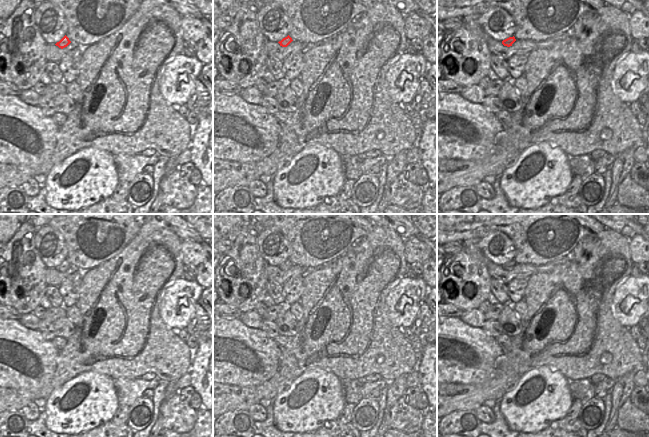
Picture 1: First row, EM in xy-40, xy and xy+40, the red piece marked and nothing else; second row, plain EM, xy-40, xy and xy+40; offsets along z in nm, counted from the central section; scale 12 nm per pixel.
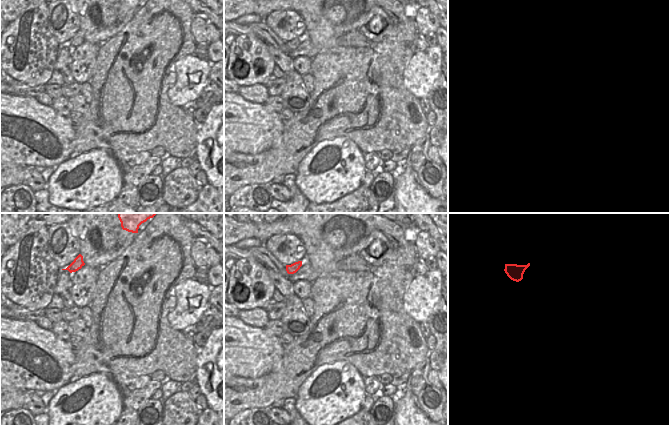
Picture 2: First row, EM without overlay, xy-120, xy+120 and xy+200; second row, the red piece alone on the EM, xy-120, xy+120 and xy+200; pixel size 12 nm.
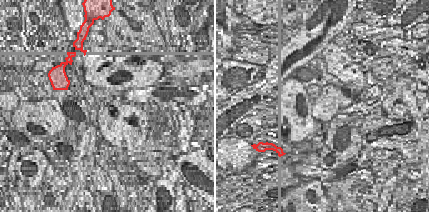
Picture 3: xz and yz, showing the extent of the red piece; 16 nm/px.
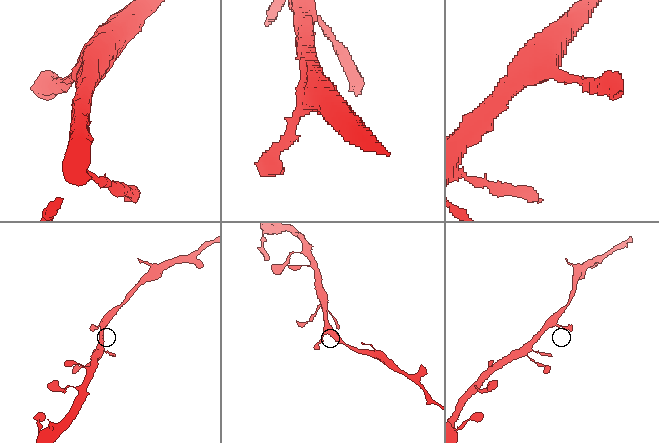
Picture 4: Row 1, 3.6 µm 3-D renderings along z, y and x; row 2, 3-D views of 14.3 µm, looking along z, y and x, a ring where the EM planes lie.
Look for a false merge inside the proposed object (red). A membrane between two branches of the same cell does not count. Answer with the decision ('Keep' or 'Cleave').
Keep.

